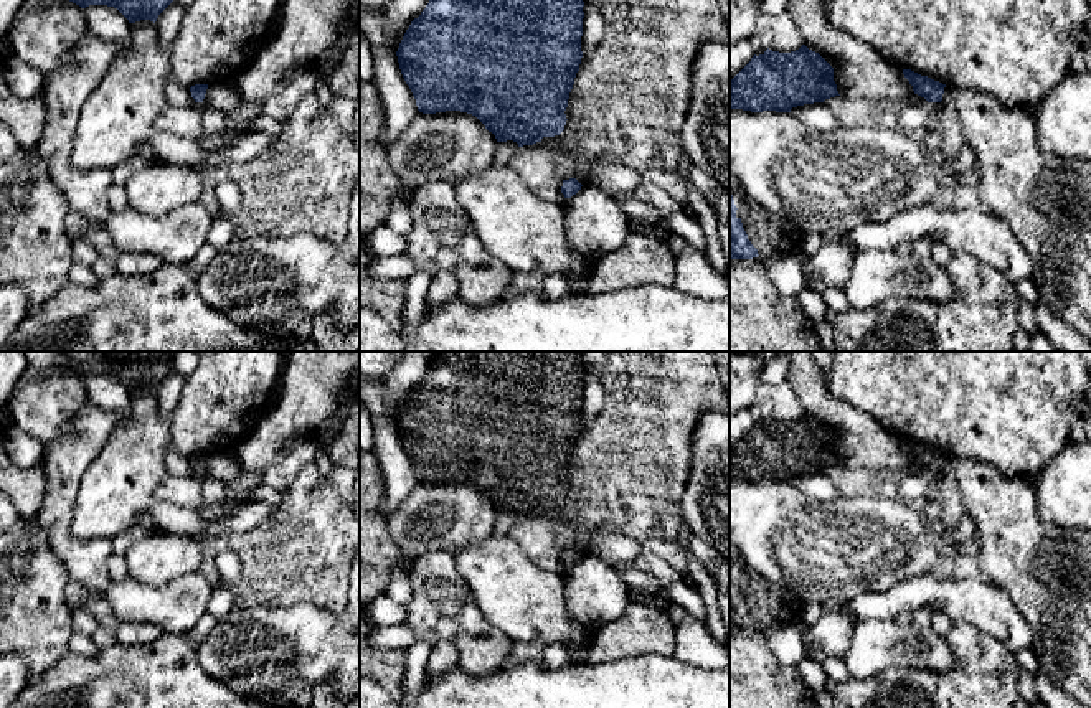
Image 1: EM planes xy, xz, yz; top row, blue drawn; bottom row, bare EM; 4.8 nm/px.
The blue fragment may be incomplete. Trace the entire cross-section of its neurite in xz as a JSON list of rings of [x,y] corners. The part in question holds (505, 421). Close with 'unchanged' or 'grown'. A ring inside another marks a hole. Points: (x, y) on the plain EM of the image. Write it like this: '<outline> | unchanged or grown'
[[[436,352],[429,373],[411,391],[396,421],[401,444],[416,469],[418,480],[423,484],[446,480],[472,484],[495,505],[497,512],[513,510],[518,517],[533,515],[543,507],[560,505],[568,490],[564,480],[583,427],[583,376],[579,352]]] | unchanged

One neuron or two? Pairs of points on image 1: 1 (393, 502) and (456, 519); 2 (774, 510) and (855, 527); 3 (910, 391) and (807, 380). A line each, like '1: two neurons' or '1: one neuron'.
1: two neurons
2: one neuron
3: two neurons

